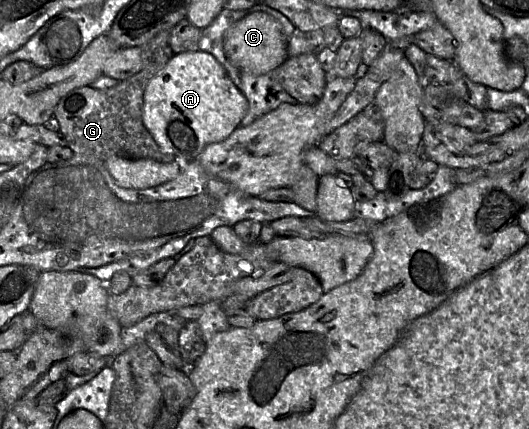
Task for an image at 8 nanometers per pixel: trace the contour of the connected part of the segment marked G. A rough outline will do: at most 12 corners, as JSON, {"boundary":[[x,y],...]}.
{"boundary":[[171,30],[141,47],[114,87],[76,88],[53,116],[74,154],[171,163],[143,123]]}

